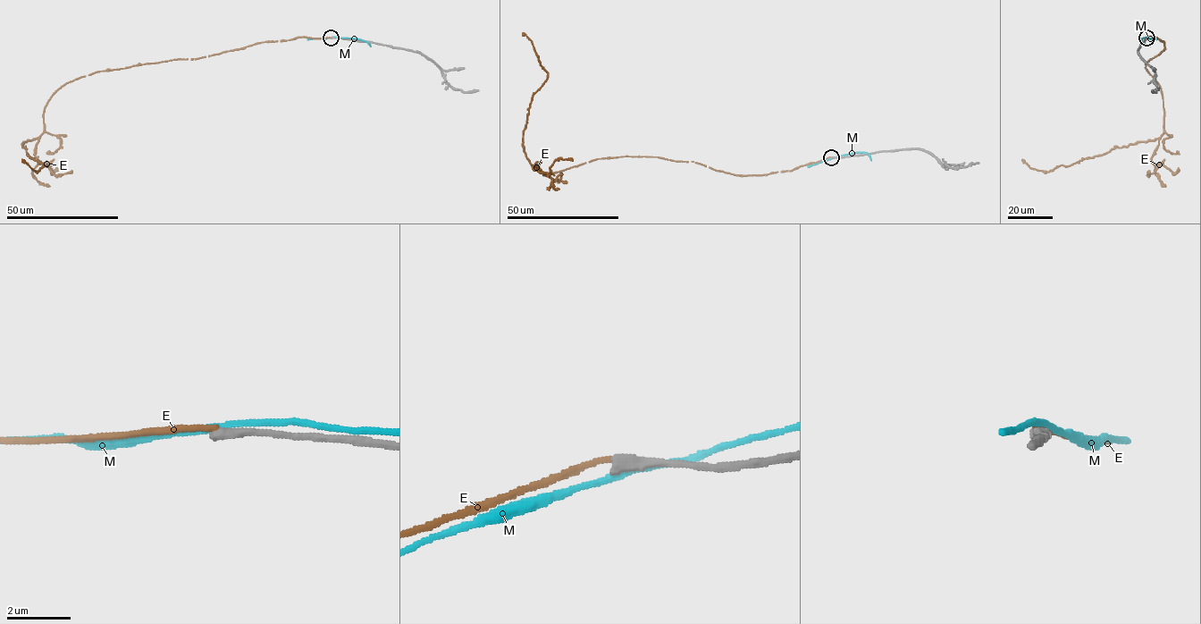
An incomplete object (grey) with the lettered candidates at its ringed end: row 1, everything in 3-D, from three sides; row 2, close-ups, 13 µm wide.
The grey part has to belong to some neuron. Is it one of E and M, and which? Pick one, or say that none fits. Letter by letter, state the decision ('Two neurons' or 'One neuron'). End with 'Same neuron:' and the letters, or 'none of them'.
E: Two neurons
M: Two neurons
Same neuron: none of them

